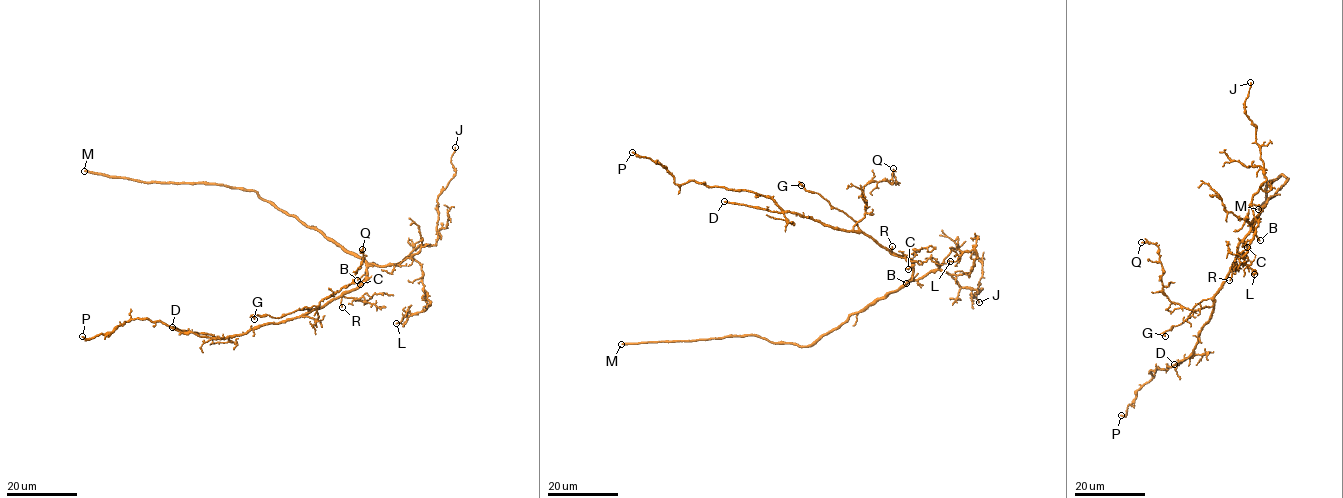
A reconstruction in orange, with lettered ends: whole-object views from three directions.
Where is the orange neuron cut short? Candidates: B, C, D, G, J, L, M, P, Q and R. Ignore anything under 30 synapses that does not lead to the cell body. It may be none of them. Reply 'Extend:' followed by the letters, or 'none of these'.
Extend: M

